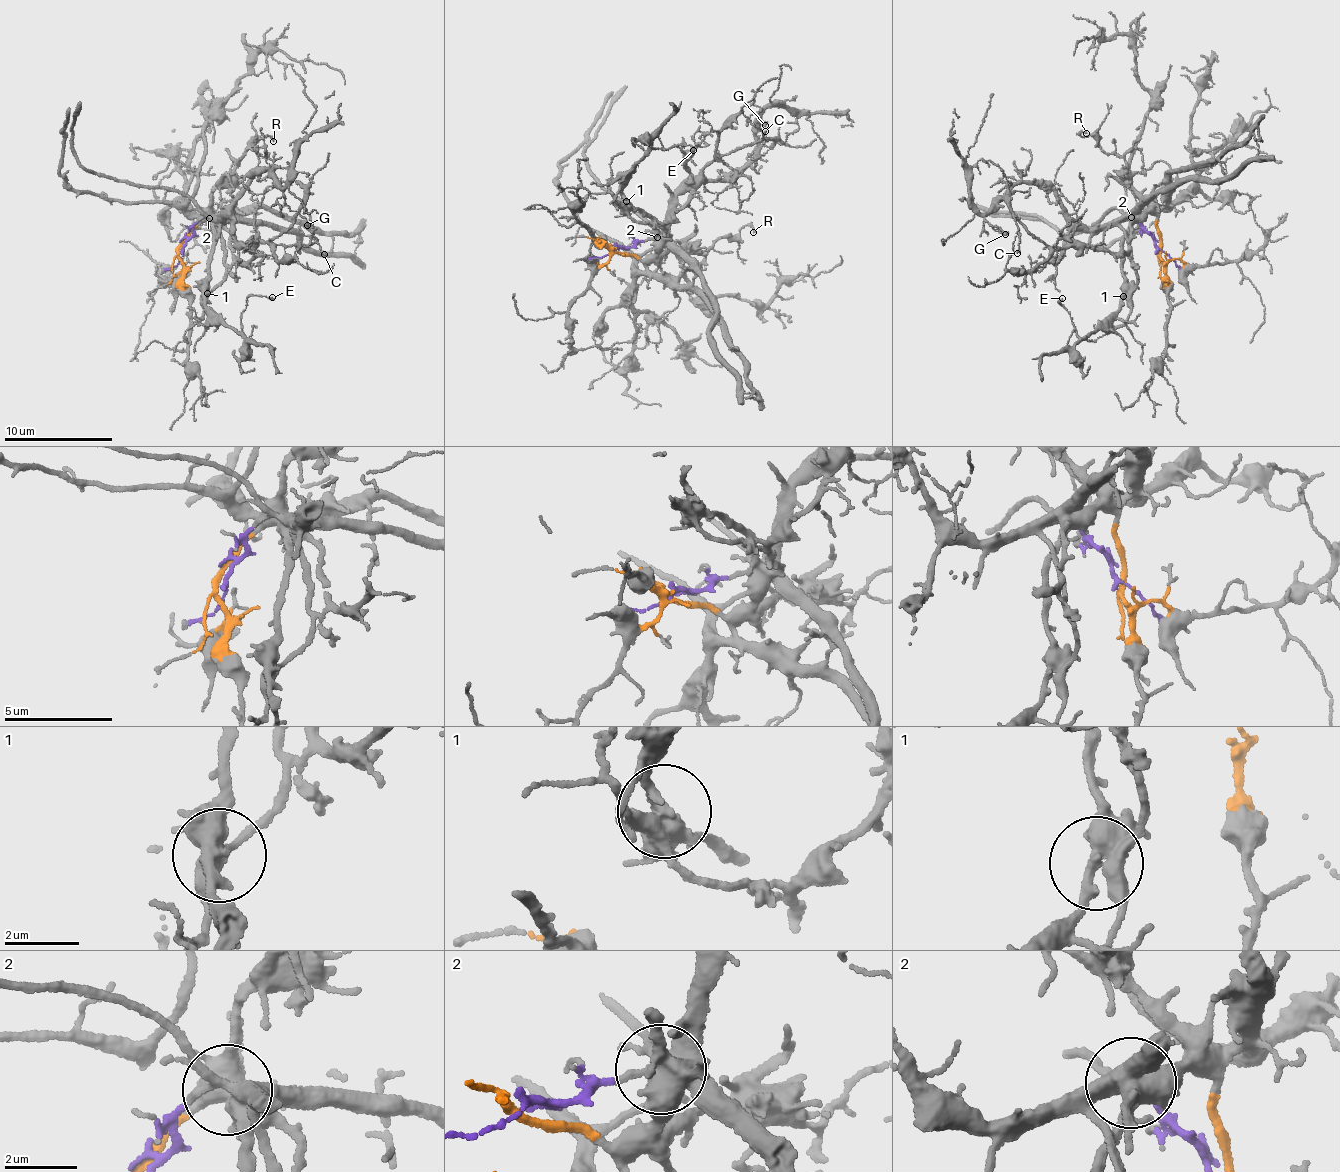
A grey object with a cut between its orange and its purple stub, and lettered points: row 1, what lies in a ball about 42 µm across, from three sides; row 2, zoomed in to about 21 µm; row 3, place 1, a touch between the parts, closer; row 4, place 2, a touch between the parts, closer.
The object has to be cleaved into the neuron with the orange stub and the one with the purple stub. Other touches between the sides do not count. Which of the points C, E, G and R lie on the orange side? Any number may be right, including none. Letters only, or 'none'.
C, E, R

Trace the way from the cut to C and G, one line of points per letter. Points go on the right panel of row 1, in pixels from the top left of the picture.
C: (1158, 252), (1151, 210), (1131, 226), (1131, 244), (1115, 253), (1060, 249), (1018, 220), (1016, 253)
G: (1158, 252), (1154, 236), (1131, 216), (1088, 227), (1041, 184), (1023, 181), (984, 218), (1005, 234)

